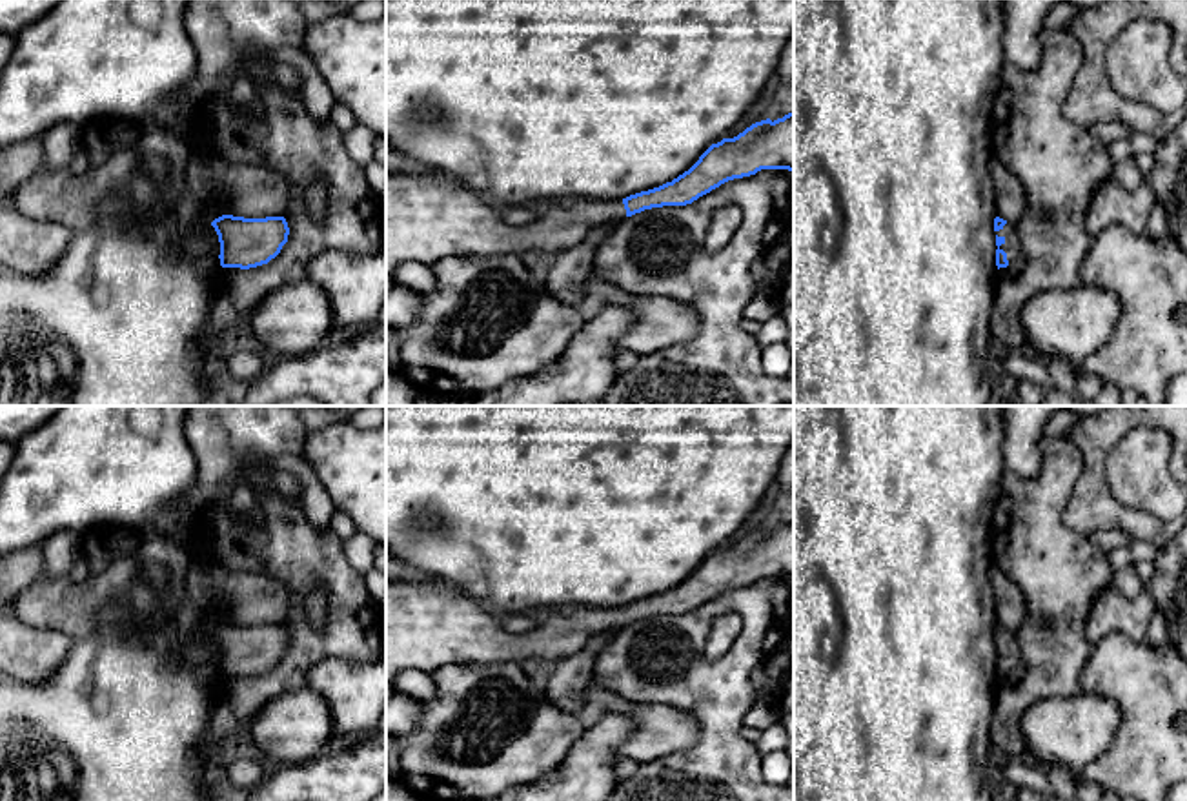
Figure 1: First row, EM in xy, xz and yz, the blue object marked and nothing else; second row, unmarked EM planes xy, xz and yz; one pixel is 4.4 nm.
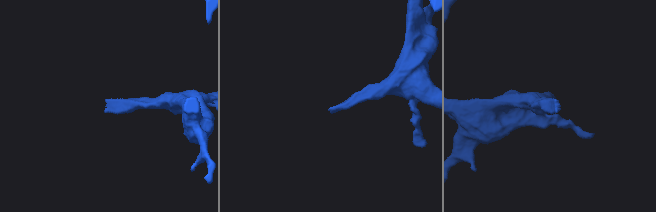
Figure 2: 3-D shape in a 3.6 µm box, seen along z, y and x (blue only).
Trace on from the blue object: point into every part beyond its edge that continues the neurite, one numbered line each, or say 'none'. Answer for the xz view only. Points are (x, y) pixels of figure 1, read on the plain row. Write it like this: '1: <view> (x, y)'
1: xz (428, 627)

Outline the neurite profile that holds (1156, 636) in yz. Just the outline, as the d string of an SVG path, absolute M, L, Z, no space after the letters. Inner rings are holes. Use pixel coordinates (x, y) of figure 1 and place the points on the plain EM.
M1154 610L1152 613L1152 621L1149 624L1149 632L1147 632L1147 643L1151 646L1163 646L1167 641L1167 621L1162 610Z

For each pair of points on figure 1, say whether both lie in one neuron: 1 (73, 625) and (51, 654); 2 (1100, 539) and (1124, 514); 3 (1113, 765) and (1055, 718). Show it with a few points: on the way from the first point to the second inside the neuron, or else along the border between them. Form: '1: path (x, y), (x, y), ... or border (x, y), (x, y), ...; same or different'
1: border (26, 623), (37, 628), (60, 630), (73, 639); different
2: border (1133, 536), (1118, 528), (1104, 528), (1089, 537); different
3: border (1120, 716), (1115, 740), (1075, 774); different

